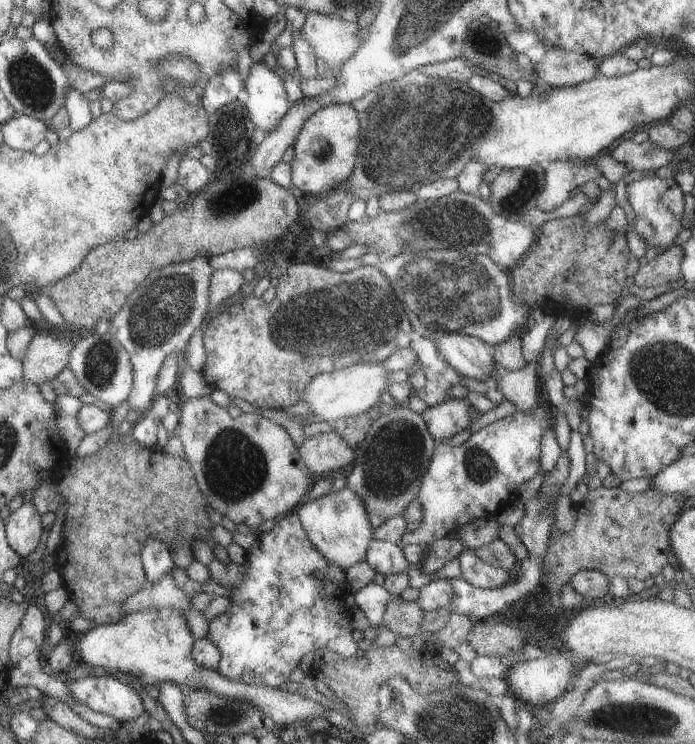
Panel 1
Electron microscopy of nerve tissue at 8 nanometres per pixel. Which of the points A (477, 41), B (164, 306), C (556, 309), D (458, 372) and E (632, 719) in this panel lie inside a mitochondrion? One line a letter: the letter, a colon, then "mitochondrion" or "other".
A: mitochondrion
B: mitochondrion
C: other
D: other
E: mitochondrion

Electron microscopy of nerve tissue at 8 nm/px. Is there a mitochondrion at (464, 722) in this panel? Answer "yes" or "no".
yes

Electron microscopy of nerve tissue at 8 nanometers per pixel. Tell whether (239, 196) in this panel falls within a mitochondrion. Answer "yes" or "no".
yes

